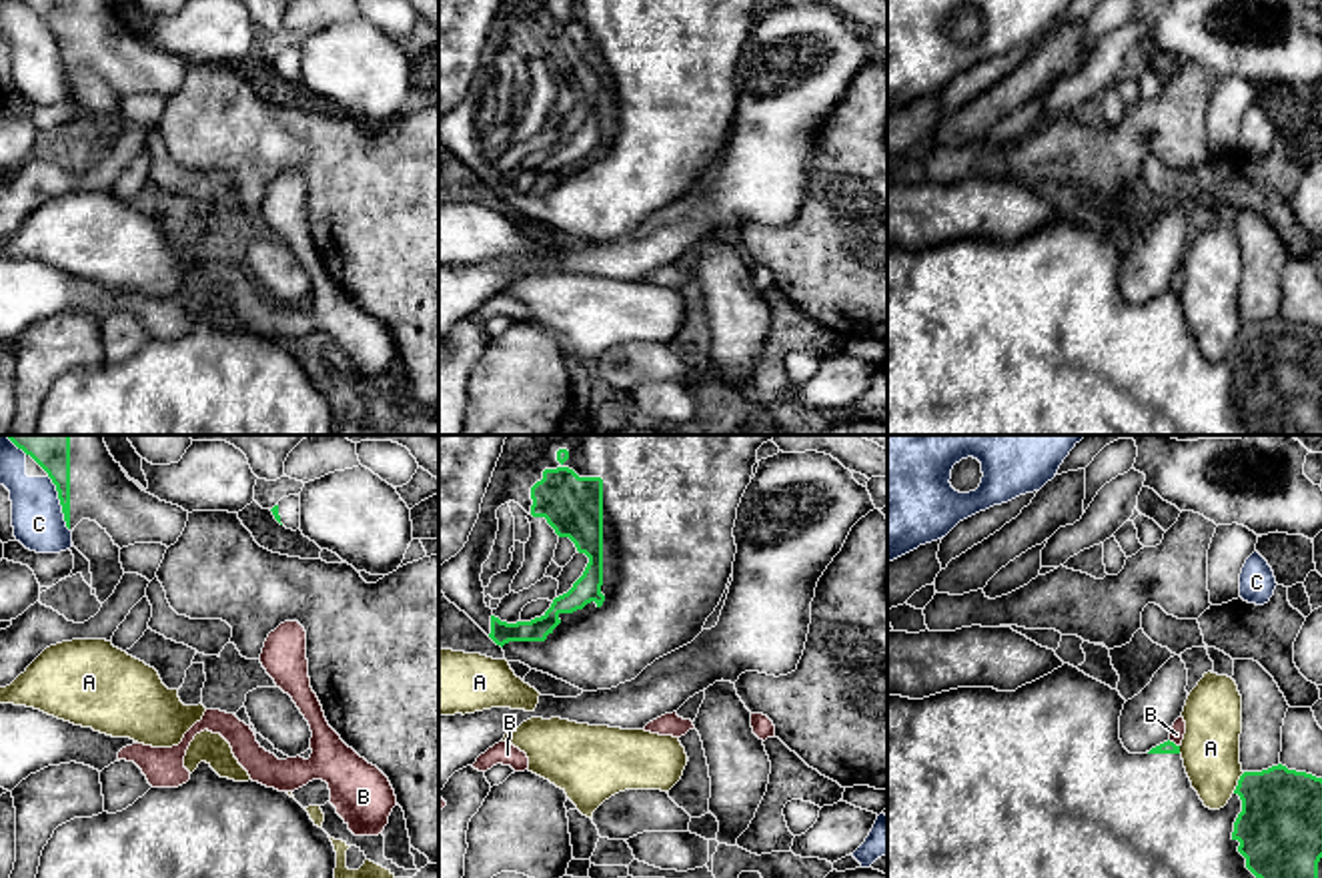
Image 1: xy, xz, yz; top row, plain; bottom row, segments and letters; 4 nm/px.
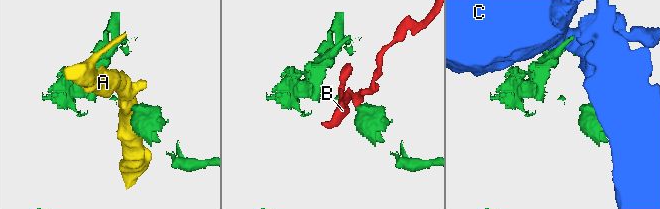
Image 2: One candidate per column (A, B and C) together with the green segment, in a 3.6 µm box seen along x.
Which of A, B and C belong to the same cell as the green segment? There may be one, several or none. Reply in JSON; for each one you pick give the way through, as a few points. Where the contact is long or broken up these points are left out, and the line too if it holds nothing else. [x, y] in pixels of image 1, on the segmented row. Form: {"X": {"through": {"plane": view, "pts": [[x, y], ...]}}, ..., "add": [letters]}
{"add": []}

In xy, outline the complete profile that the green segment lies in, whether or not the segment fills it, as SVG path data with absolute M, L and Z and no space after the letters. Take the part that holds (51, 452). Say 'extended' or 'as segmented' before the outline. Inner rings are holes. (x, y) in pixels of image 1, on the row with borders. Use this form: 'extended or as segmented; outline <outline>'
extended; outline M102 435L6 437L48 473L56 485L64 521L70 531L74 531L82 519L96 521L120 549L134 543L162 543L170 547L182 535L188 511L160 501L130 481L120 463L110 455Z

